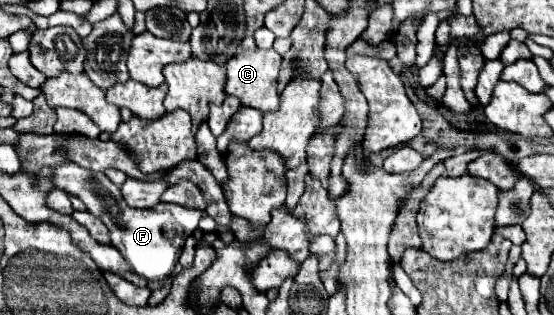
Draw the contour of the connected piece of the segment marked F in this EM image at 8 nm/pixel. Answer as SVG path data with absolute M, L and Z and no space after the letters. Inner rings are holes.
M66 162L54 168L54 186L66 190L72 196L78 196L86 204L88 212L108 224L112 246L124 256L130 270L146 280L164 282L174 272L184 240L198 228L198 222L206 216L204 210L188 210L186 206L170 202L160 202L150 210L134 210L126 206L120 190L104 174L82 170L80 166L74 166L74 162Z

